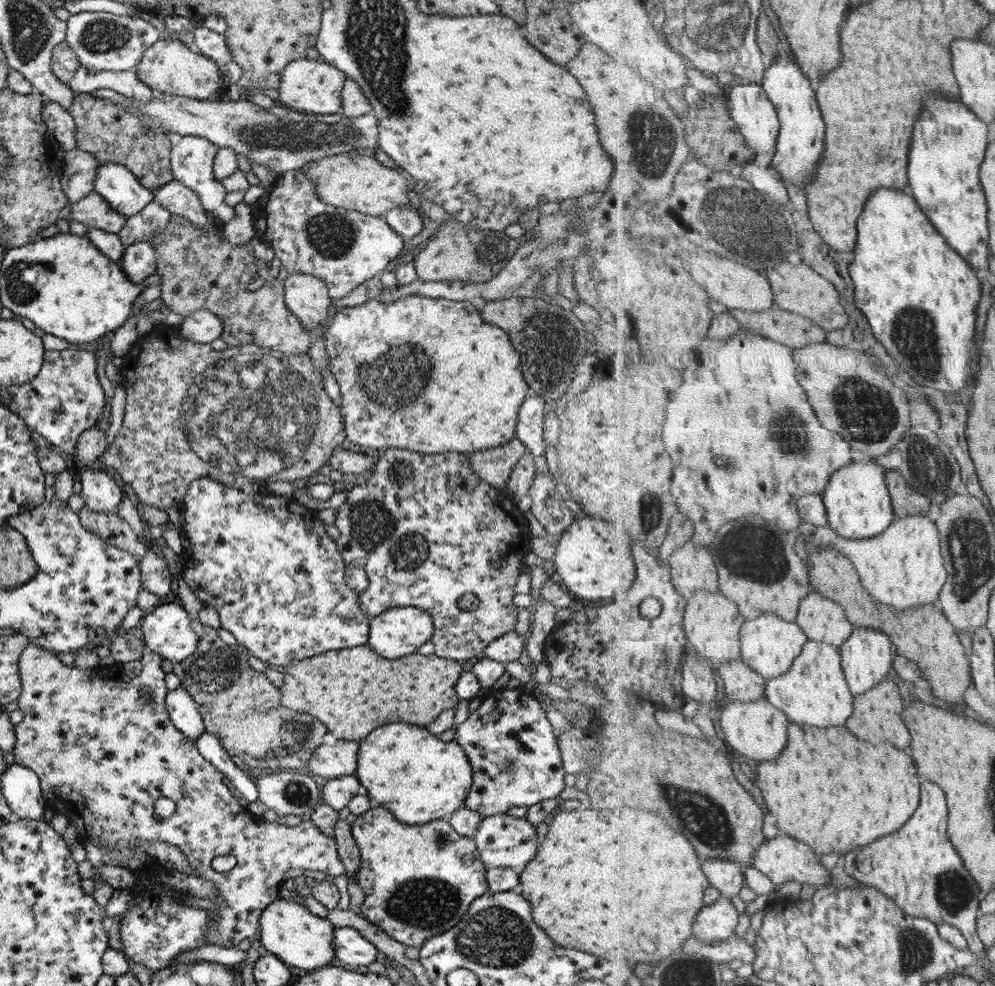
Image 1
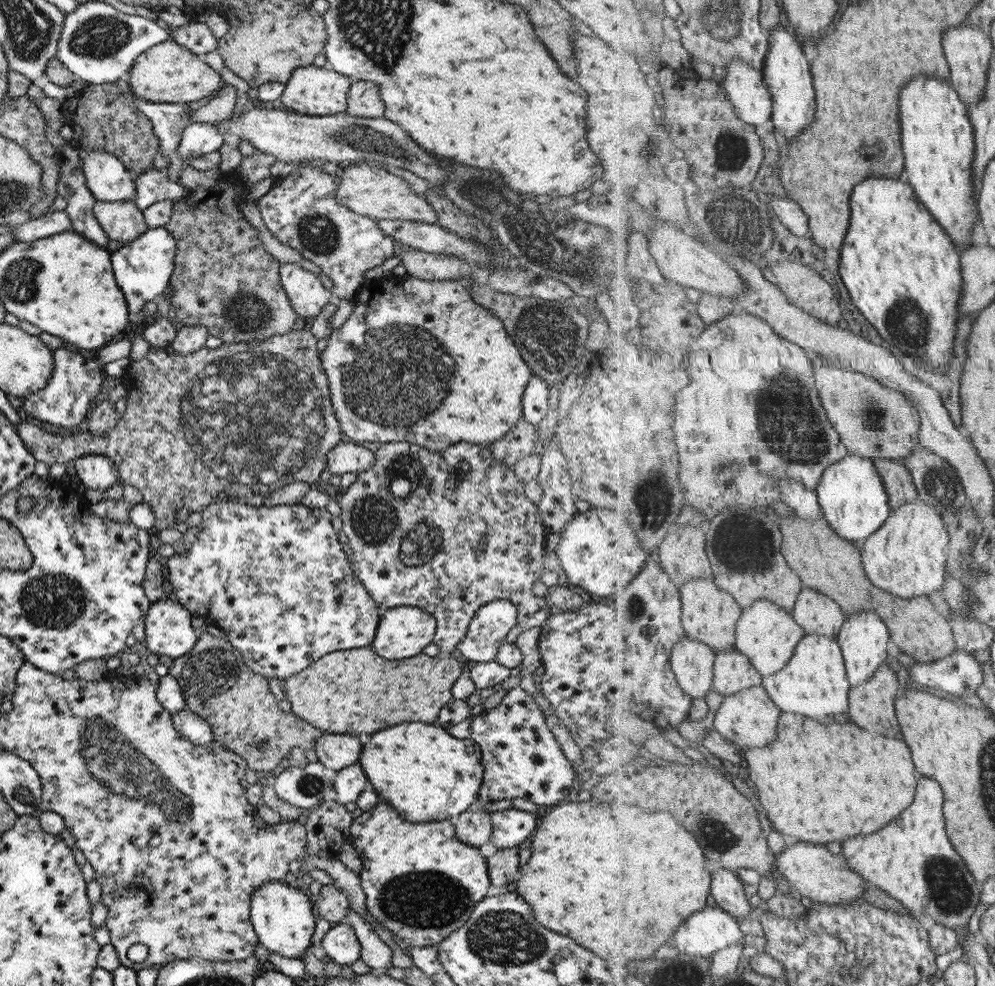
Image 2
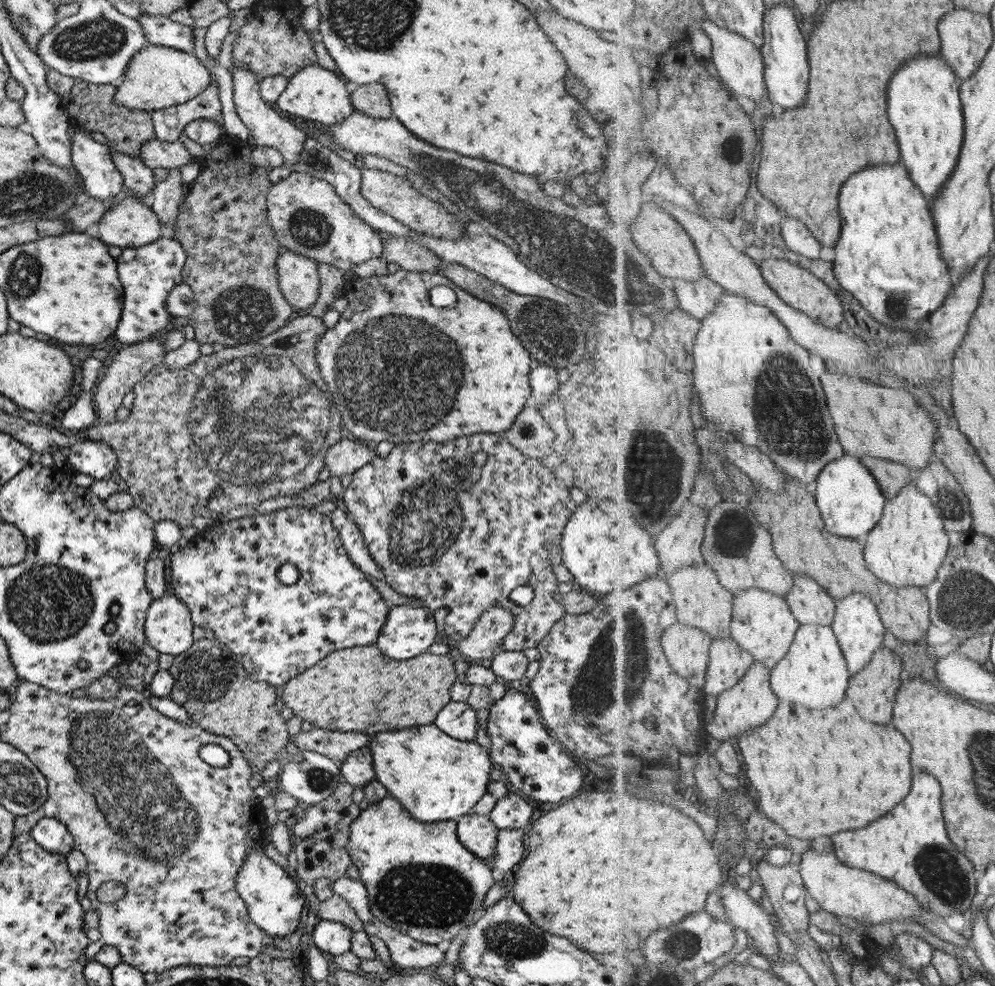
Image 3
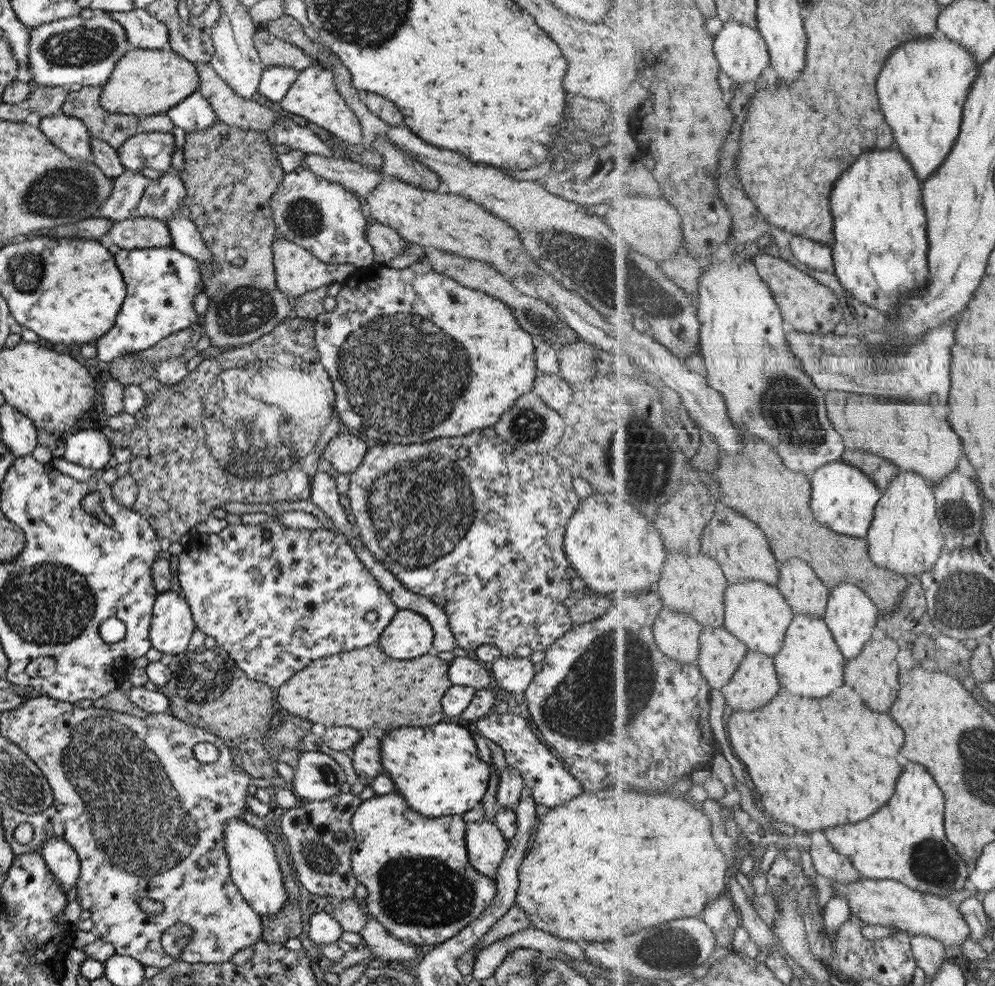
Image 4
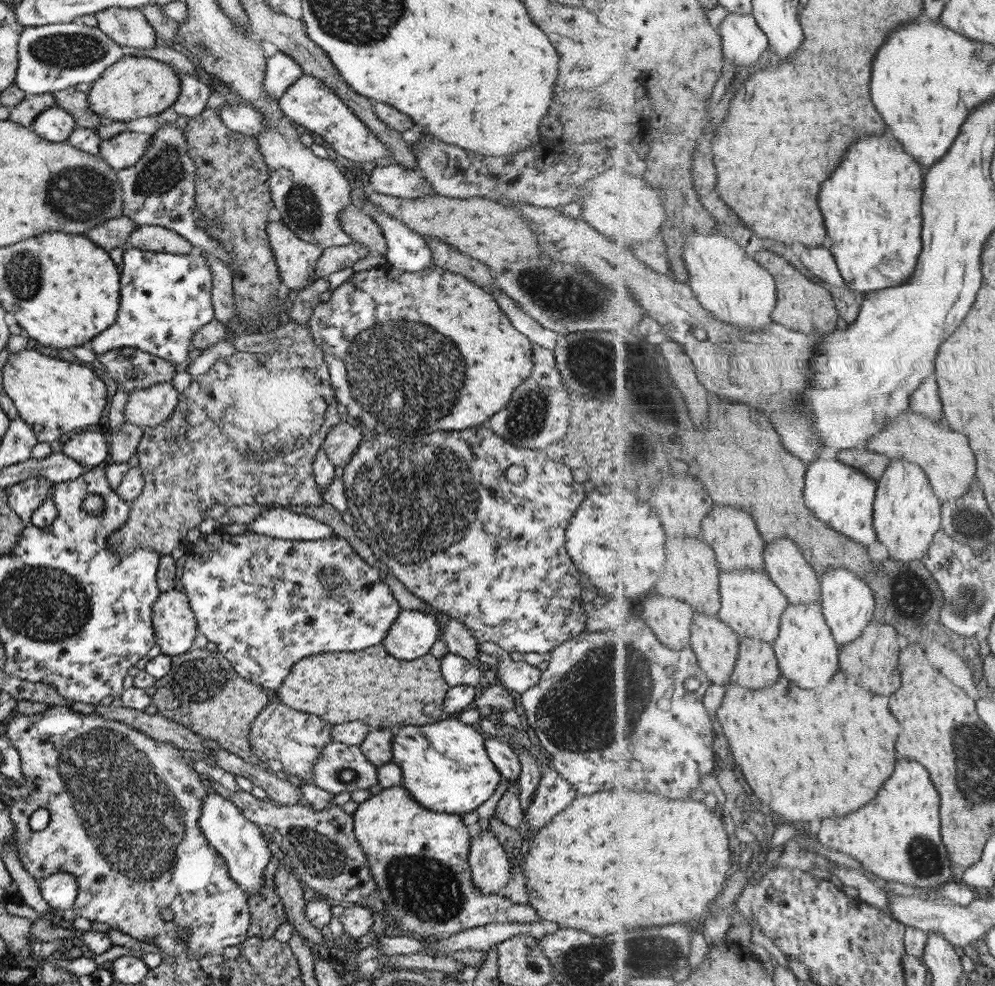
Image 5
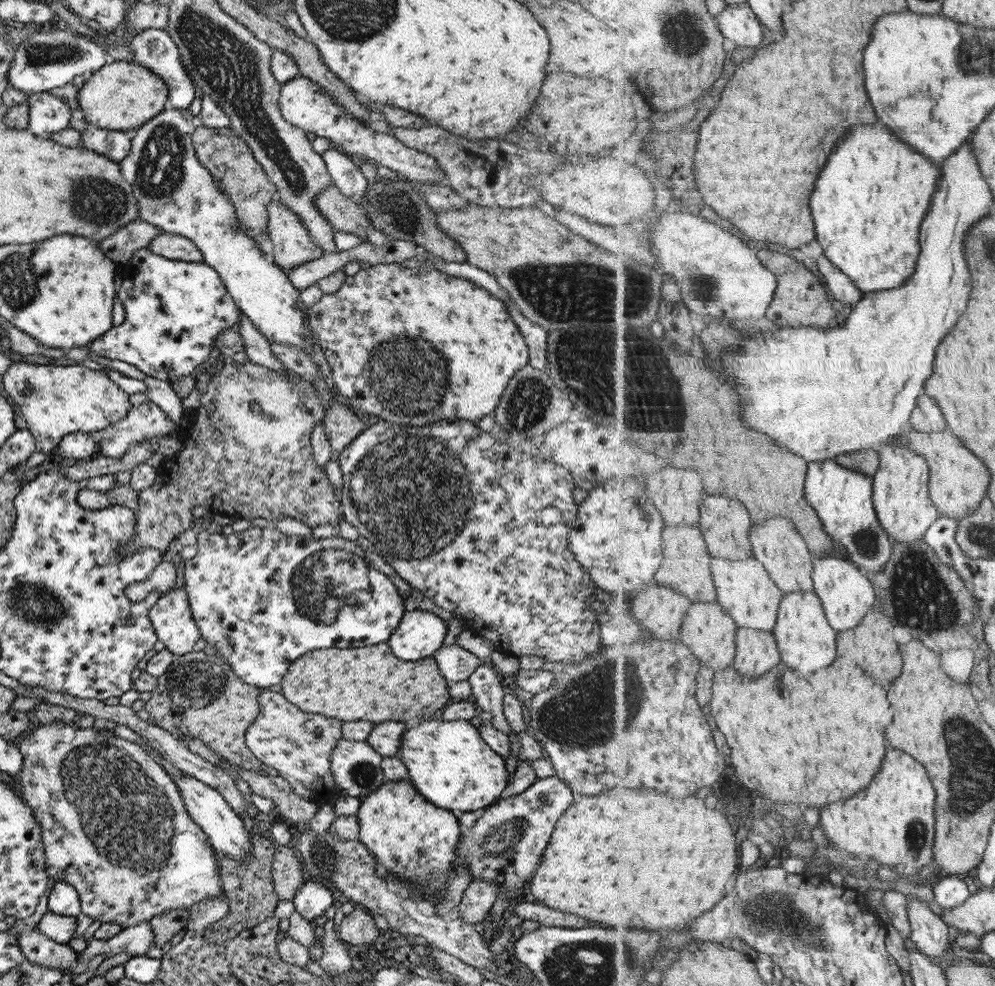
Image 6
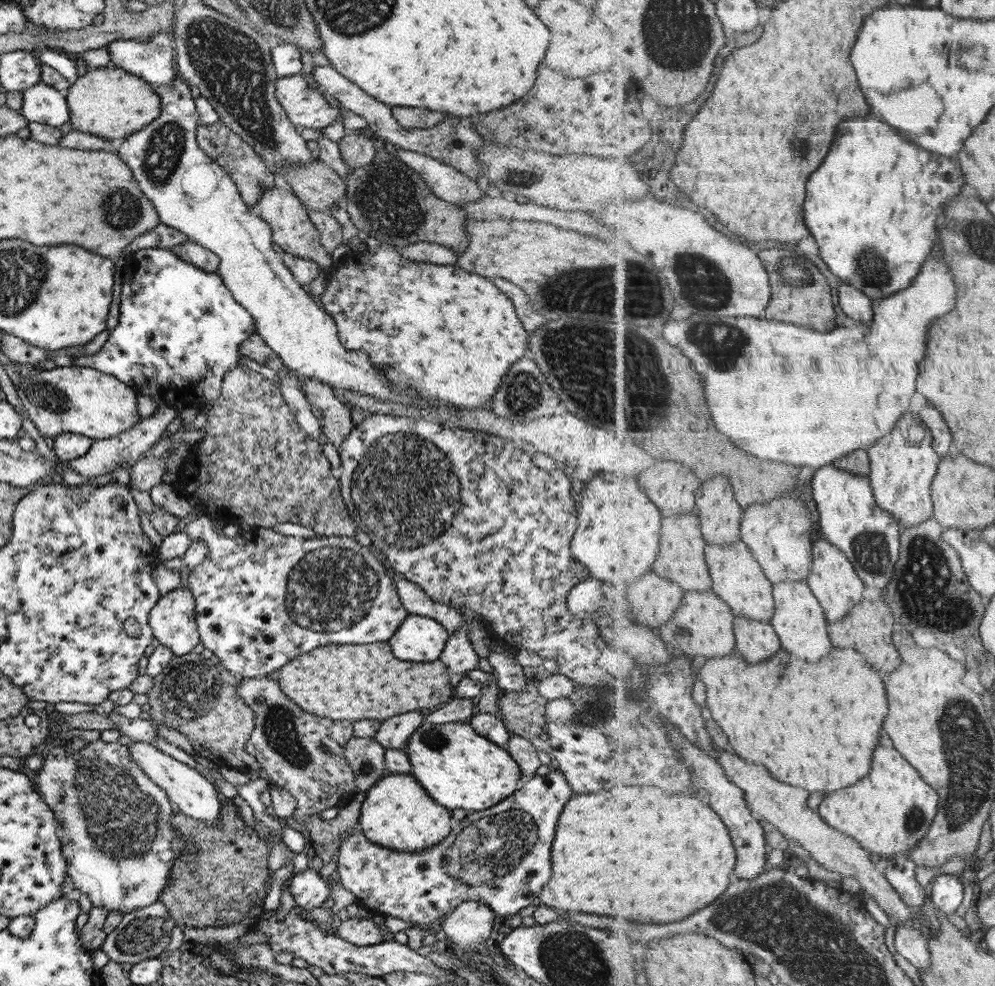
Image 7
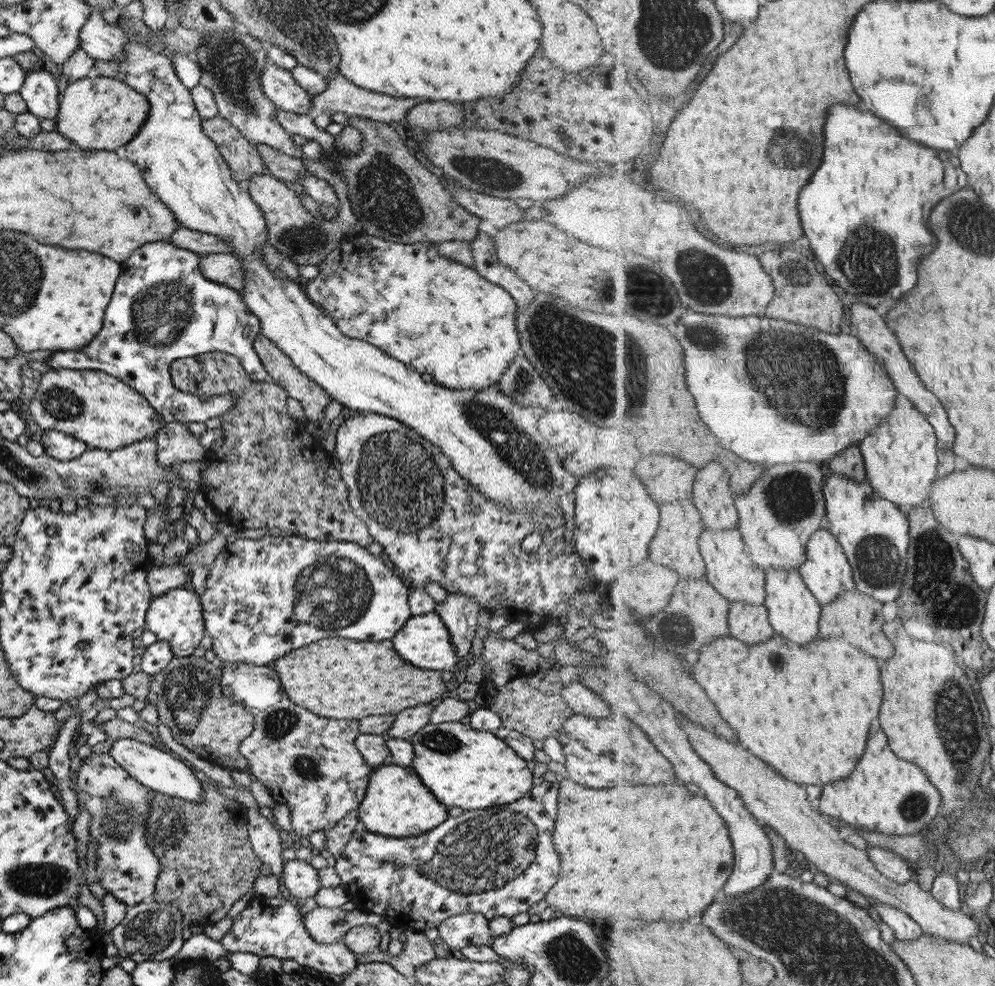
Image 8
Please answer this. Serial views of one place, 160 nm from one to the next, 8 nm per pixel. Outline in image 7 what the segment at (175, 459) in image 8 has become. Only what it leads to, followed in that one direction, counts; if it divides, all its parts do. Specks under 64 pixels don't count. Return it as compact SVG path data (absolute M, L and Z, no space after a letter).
M165 455L139 458L129 470L128 487L141 492L149 492L153 486L161 483L161 476L165 470L165 459Z

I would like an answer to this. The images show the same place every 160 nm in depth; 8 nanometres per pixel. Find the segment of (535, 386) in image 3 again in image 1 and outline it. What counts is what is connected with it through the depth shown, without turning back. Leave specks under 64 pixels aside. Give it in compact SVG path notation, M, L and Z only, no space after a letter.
M527 394L519 406L514 434L535 457L543 455L542 426L544 416L544 400L539 396Z

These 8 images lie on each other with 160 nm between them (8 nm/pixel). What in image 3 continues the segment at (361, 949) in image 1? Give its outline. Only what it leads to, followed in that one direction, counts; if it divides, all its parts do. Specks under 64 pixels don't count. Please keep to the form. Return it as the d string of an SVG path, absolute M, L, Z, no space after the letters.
M319 919L313 928L311 940L319 951L337 956L350 950L351 933L352 930L340 922Z

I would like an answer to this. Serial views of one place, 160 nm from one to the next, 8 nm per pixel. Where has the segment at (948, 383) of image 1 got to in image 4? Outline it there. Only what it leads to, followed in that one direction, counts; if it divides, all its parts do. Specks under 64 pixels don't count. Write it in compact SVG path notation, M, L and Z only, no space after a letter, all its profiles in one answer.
M894 145L861 154L831 193L834 271L855 297L884 314L895 314L908 292L928 283L930 238L922 187L914 166Z

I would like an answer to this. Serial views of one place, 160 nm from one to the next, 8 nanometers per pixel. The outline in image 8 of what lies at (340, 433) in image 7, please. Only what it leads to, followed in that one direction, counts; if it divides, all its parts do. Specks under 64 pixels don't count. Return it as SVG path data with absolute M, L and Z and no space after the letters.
M257 333L252 343L268 380L281 387L289 398L301 404L308 422L320 422L323 408L331 400L330 396L307 376L294 368L289 358L275 346L263 333Z

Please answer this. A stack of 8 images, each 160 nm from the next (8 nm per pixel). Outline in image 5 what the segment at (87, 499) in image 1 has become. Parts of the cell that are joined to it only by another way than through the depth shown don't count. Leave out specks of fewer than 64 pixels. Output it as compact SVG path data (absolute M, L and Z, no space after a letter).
M95 431L74 432L66 437L62 453L86 469L97 467L107 458L105 443L103 435Z

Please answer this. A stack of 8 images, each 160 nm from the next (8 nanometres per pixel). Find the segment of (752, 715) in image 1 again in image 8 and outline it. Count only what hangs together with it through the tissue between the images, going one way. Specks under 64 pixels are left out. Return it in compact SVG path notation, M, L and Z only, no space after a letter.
M745 601L730 603L731 636L756 645L767 642L775 633L766 605L754 605Z

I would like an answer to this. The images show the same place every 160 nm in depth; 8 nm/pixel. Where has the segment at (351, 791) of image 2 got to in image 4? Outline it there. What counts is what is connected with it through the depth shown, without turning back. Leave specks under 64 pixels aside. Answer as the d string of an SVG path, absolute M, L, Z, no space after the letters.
M375 736L361 738L348 754L357 781L363 783L365 787L369 786L374 776L383 772L380 763L379 740Z

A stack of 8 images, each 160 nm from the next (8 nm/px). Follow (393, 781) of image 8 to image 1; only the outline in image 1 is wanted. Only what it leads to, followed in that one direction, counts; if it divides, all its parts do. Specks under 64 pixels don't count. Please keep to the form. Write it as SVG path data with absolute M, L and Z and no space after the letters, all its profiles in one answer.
M369 808L351 822L350 832L359 854L359 869L353 878L365 894L359 915L399 944L419 949L428 938L464 919L471 902L487 892L485 870L479 862L475 842L458 836L445 818L423 825L405 825L383 808Z

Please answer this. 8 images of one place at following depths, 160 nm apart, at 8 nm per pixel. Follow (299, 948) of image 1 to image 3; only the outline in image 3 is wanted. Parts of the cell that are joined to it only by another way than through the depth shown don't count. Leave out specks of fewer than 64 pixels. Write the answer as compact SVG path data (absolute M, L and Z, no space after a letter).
M249 848L245 862L236 873L235 891L245 902L248 917L266 934L266 938L283 938L291 934L299 922L299 912L305 902L301 894L301 884L287 875L265 852L258 848Z

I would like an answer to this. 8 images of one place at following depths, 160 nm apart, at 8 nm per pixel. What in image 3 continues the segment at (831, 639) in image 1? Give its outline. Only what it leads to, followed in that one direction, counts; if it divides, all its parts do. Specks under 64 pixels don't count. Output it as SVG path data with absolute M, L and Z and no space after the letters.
M794 575L794 585L786 594L786 601L802 625L833 626L835 622L837 600L811 575Z

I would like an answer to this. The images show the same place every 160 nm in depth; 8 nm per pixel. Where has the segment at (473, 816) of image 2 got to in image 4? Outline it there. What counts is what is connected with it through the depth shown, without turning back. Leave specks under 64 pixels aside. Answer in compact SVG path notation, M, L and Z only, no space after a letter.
M485 820L464 825L463 840L469 865L483 876L493 879L508 842L494 824Z

